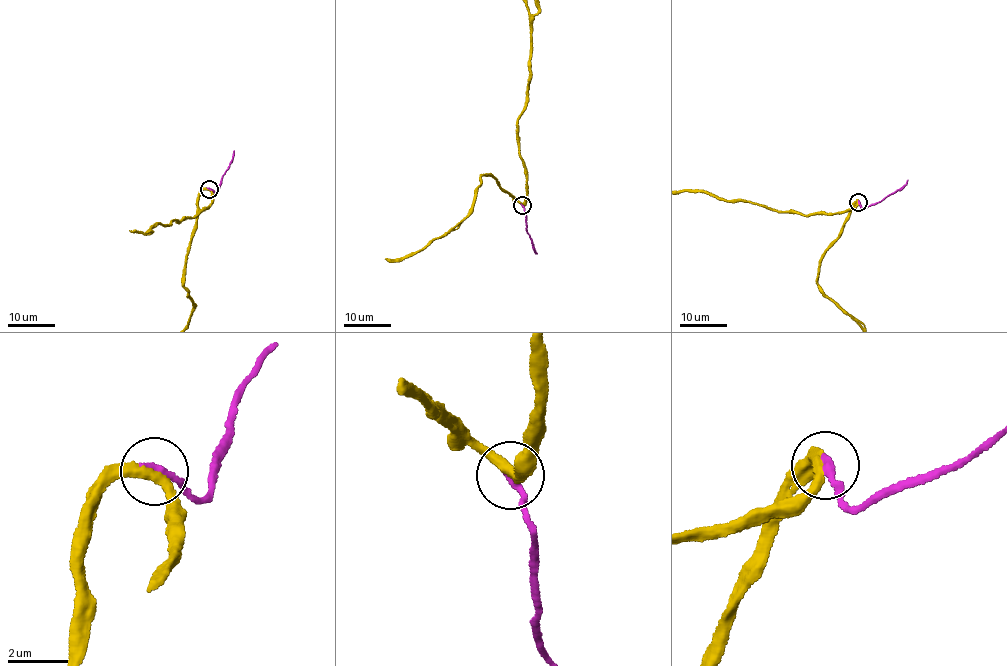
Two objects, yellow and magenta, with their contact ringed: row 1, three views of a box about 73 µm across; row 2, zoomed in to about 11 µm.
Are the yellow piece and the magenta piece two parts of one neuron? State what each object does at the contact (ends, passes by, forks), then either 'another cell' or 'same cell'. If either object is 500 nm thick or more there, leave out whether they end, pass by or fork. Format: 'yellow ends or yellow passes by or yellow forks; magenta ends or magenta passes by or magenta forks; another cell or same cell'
yellow passes by; magenta ends; same cell

